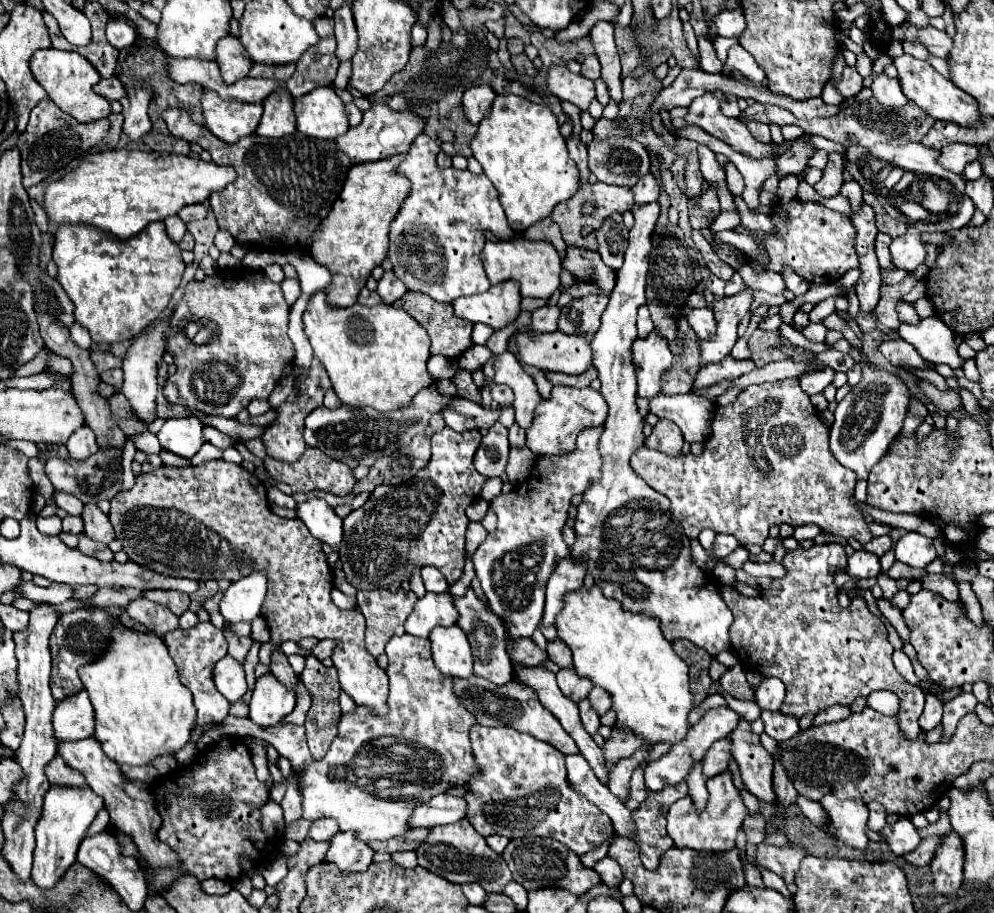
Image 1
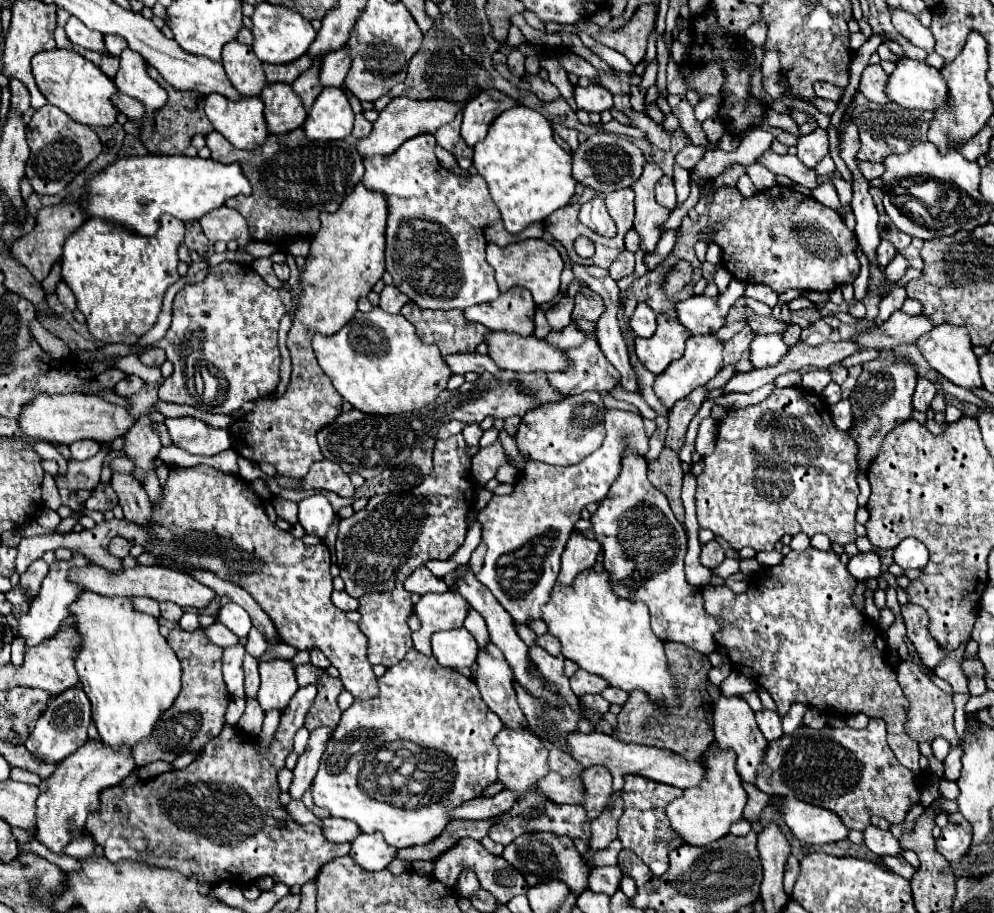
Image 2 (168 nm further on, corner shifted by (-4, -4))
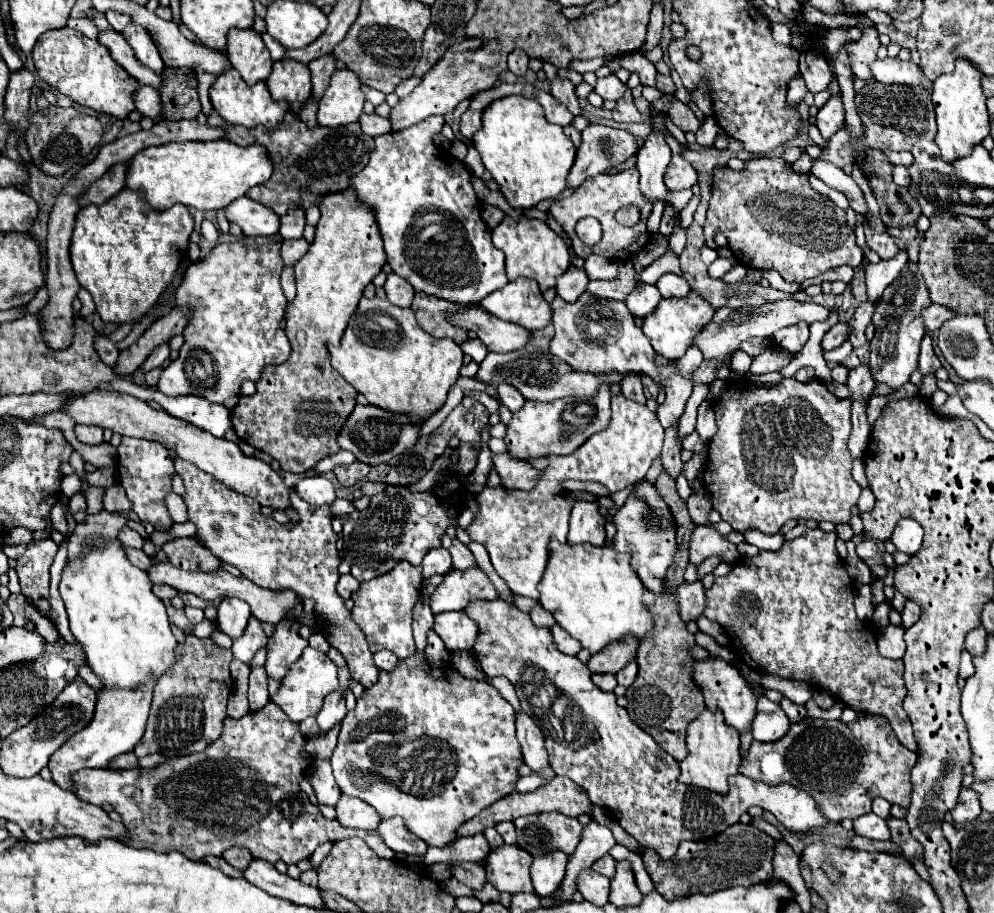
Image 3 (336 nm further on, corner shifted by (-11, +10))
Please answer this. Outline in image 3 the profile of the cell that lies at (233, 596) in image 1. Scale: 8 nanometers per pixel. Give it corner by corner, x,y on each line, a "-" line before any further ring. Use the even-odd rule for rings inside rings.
225,598
217,606
217,628
227,634
231,640
237,640
247,626
247,620
251,618
249,604
235,600
235,598

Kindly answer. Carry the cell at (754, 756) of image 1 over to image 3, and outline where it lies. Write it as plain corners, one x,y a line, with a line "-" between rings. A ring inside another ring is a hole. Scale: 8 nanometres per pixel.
709,656
707,660
695,660
693,682
699,686
707,708
711,708
711,710
719,708
725,716
725,722
735,726
739,730
739,734
749,730
749,726
755,718
755,712
757,712
757,700
753,696
753,690
747,686
747,680
741,676
741,672
733,664
725,662
723,658
717,658
717,656

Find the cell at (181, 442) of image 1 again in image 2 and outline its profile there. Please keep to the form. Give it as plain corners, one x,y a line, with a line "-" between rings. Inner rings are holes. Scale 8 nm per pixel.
166,418
164,420
174,446
200,456
214,456
232,446
228,430
206,426
198,418

